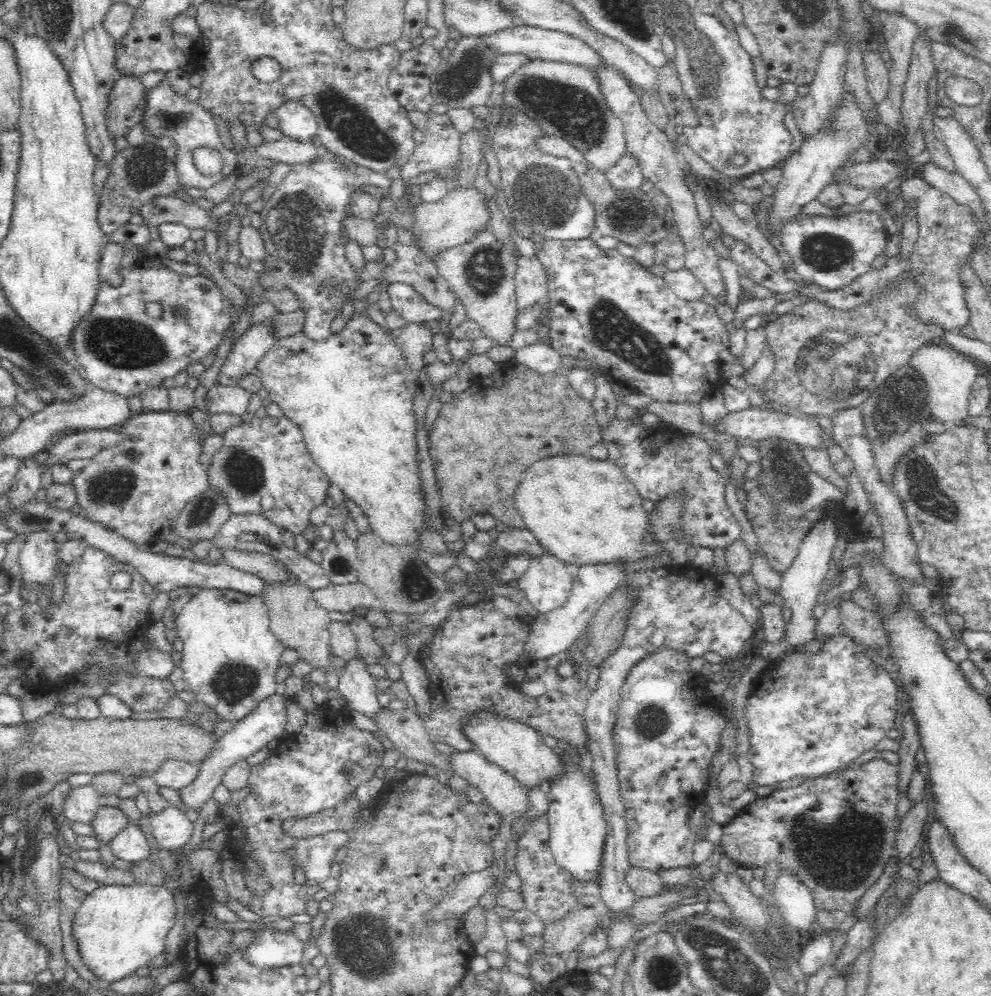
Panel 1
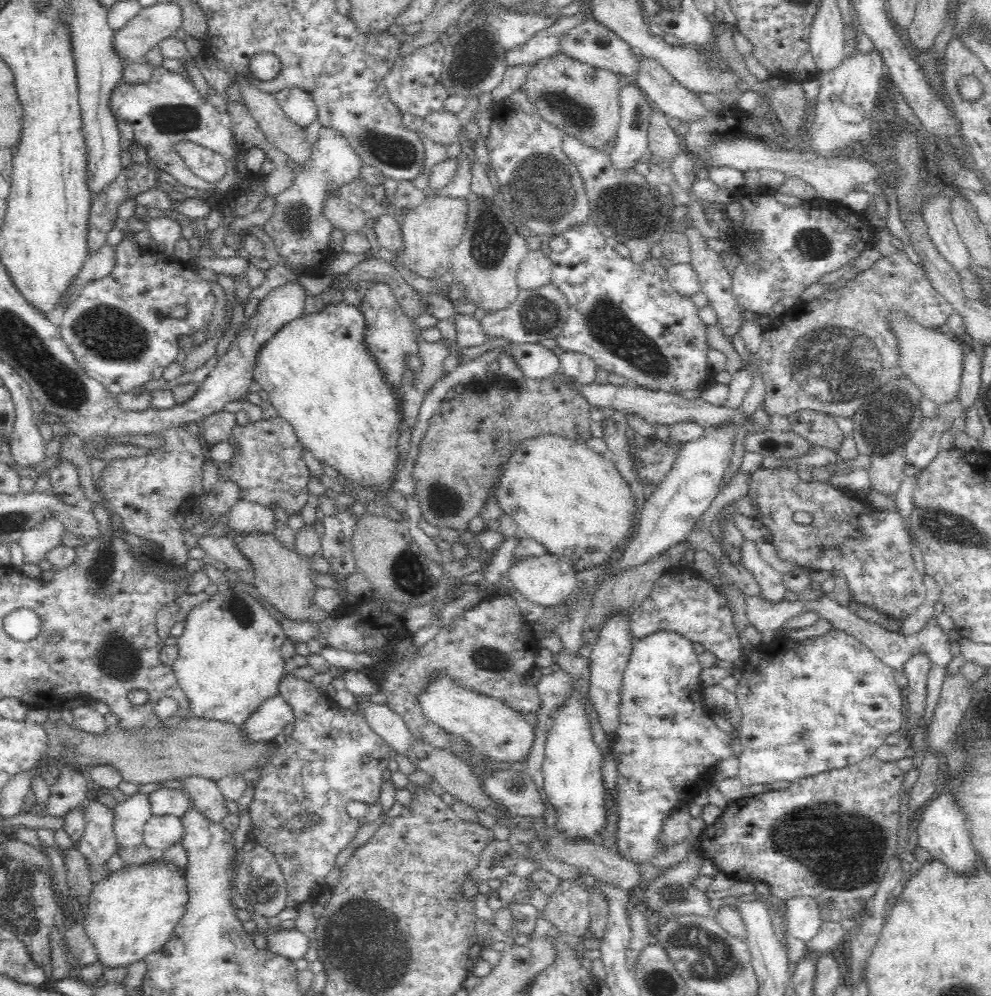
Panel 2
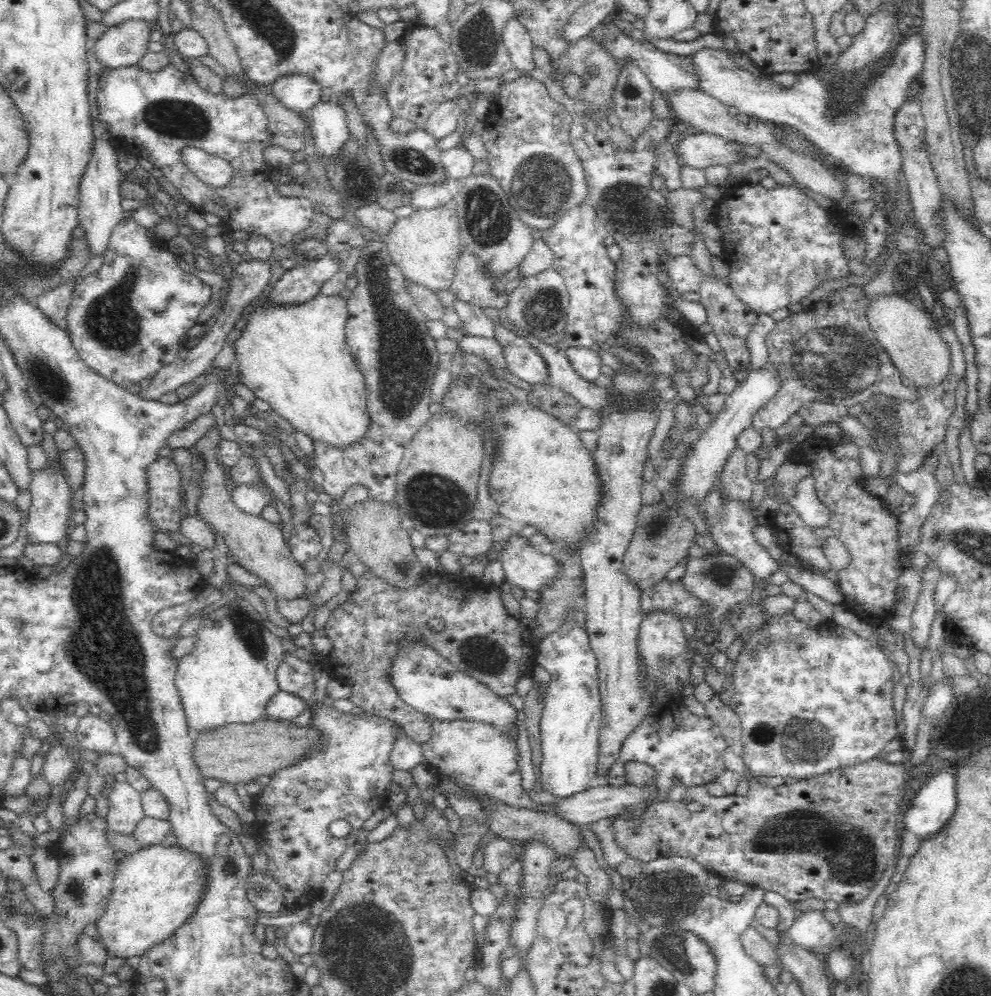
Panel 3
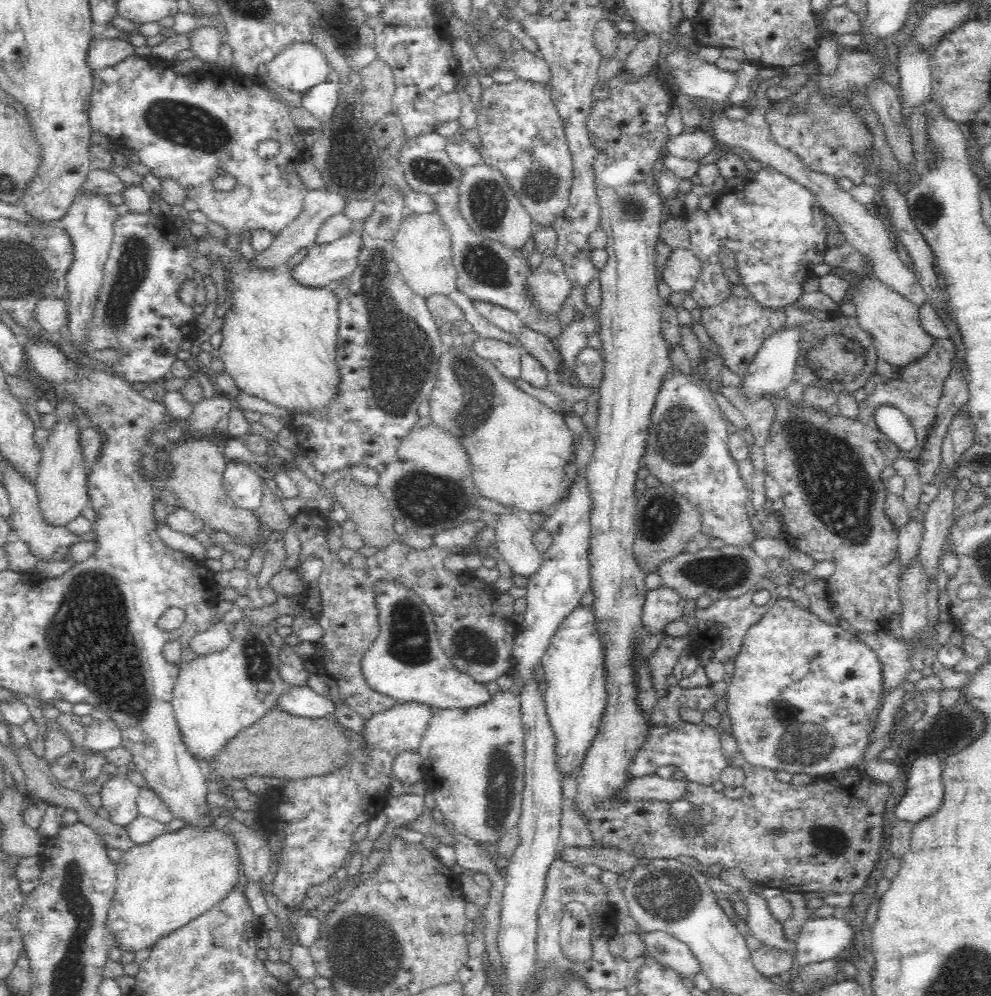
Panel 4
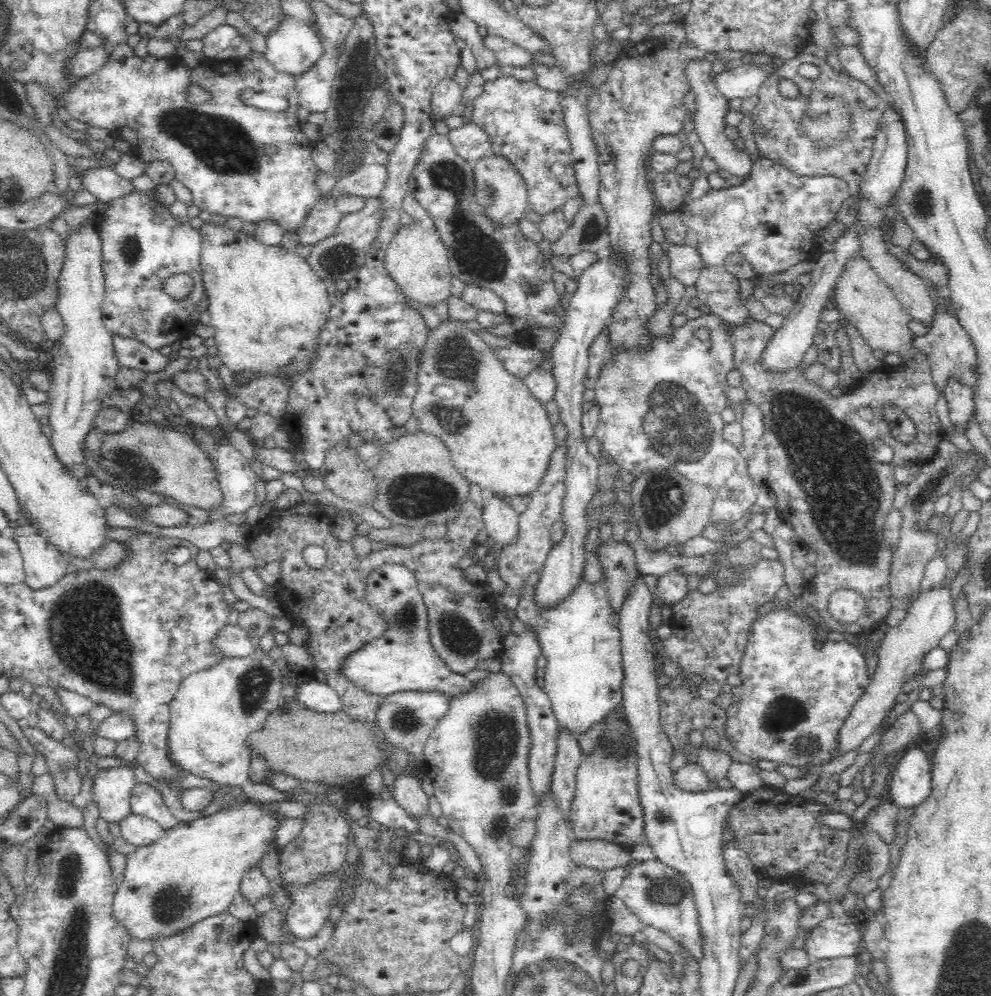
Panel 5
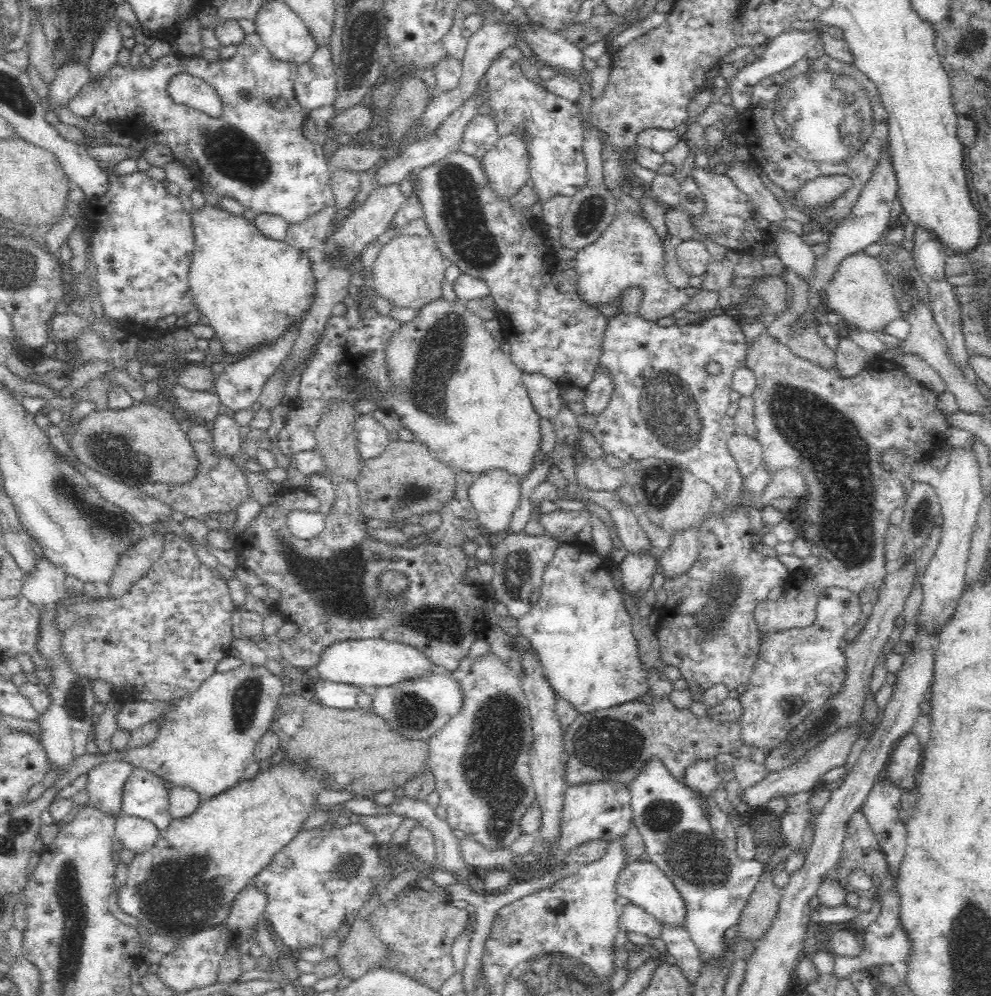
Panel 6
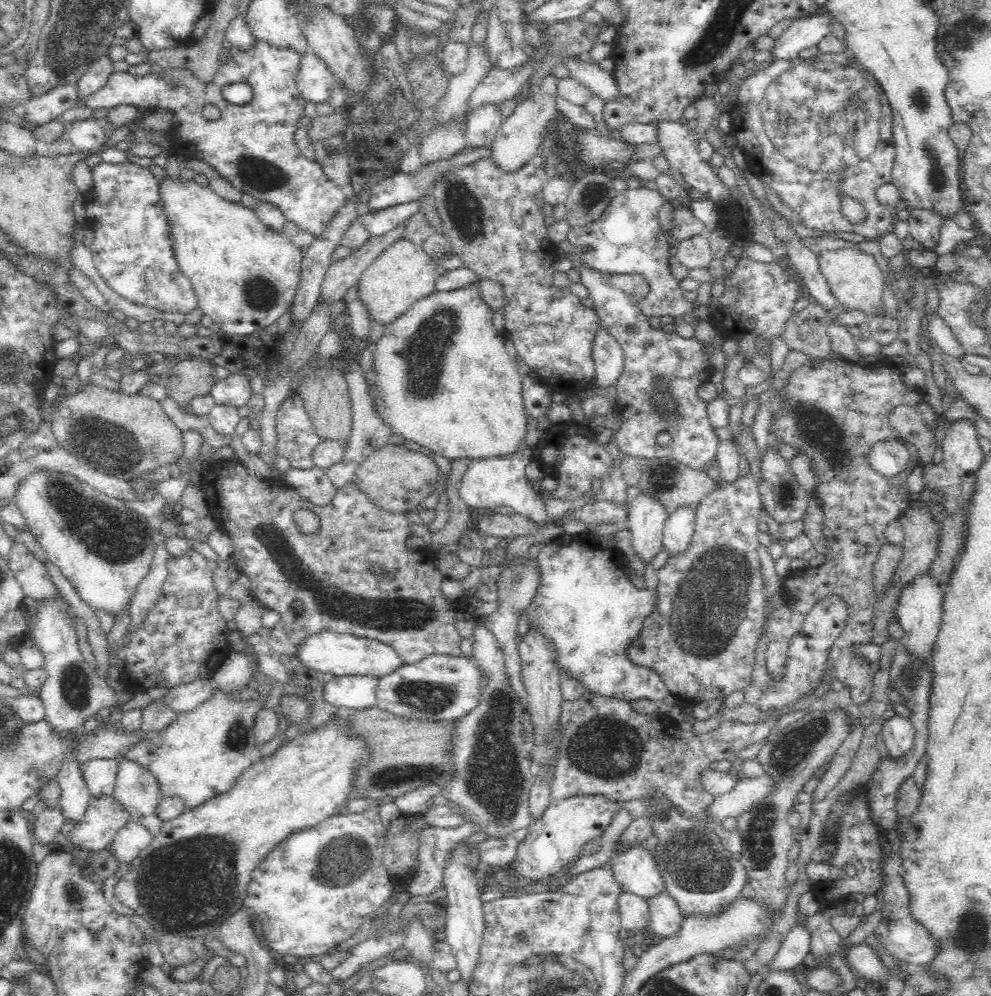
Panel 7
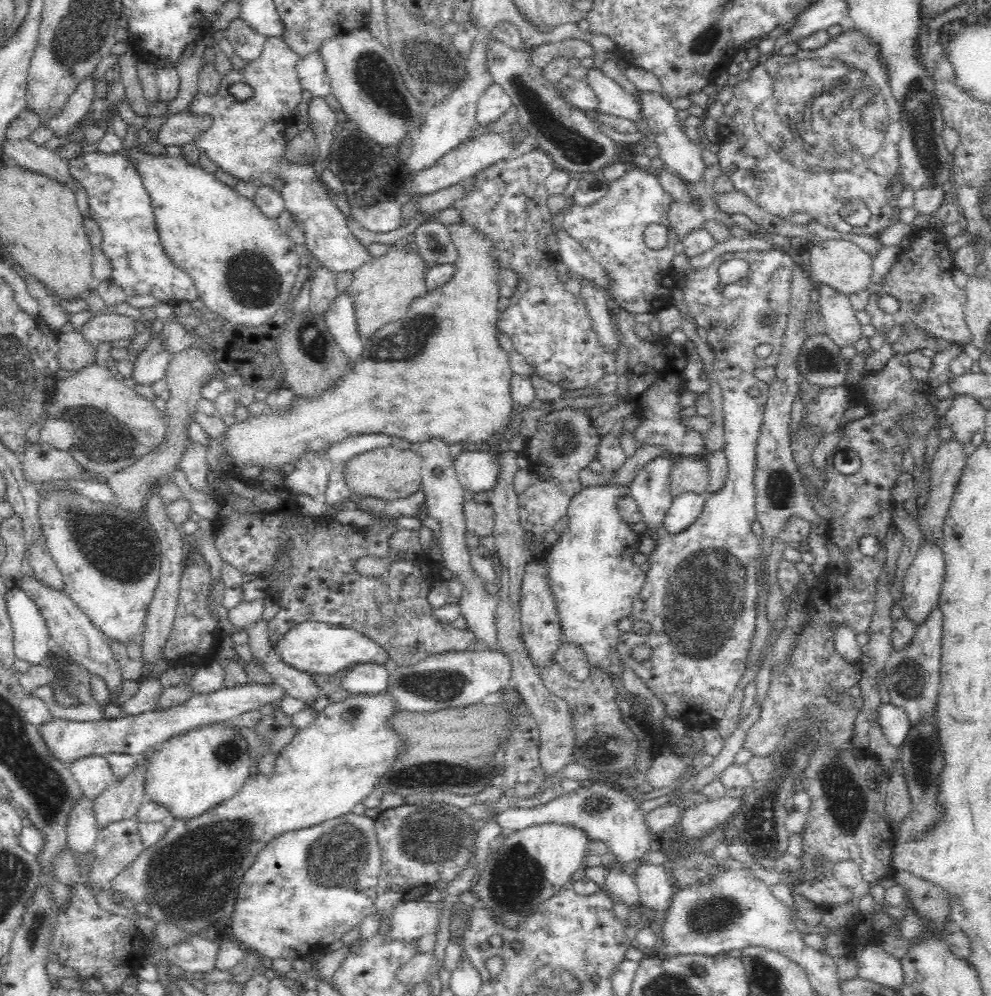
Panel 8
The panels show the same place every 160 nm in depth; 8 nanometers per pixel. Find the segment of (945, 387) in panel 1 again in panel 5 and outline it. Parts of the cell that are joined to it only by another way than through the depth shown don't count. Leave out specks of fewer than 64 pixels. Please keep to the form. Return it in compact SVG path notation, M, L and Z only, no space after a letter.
M859 252L851 254L842 269L832 299L842 320L856 326L871 350L882 350L882 352L892 355L908 354L912 340L918 337L912 333L912 329L908 325L913 319L910 313L894 296L892 290L874 275L871 266Z

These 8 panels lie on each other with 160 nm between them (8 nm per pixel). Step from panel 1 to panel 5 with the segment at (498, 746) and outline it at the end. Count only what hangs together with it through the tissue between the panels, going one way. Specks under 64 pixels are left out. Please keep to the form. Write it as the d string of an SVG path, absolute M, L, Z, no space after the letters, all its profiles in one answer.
M384 564L365 578L366 598L371 606L388 608L390 626L358 653L345 661L342 673L371 696L388 697L400 692L440 693L446 698L466 695L475 684L453 672L437 654L431 642L429 610L411 570L398 564Z

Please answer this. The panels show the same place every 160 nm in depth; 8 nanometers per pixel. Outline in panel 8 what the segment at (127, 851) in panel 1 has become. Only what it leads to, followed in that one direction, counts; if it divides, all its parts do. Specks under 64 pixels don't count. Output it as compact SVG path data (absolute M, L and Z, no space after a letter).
M88 756L70 766L80 790L92 800L116 780L109 761L102 756Z

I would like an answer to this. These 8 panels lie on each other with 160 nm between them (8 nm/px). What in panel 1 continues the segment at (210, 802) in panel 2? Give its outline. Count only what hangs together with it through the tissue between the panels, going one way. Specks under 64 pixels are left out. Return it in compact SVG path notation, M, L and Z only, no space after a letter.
M170 758L160 764L160 768L151 776L160 788L173 788L178 791L180 788L188 786L199 772L197 764L175 760Z

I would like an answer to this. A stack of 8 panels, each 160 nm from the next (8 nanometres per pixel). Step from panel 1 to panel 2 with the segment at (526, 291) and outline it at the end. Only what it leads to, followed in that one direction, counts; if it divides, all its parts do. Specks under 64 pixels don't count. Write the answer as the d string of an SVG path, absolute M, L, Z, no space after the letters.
M540 249L529 250L518 269L516 281L520 290L537 290L550 285L552 264Z

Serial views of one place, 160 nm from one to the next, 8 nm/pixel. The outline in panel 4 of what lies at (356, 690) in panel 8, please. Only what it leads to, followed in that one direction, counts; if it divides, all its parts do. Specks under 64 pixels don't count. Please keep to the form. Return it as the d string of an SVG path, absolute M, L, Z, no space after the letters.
M291 687L278 698L277 707L292 716L304 718L325 717L335 712L332 700L320 696L312 688Z

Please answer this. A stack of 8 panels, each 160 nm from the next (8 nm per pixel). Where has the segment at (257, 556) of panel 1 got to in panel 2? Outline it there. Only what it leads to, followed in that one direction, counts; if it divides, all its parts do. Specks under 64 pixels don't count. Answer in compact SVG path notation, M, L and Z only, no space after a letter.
M232 534L220 537L216 535L198 537L197 546L204 550L208 560L224 562L228 570L234 570L236 576L243 582L252 584L254 569L252 569L250 559L238 549L238 545L232 540Z

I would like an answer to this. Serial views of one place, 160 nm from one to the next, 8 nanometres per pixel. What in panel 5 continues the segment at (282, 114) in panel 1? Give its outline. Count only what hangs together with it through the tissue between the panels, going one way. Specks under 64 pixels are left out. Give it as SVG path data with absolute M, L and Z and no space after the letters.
M284 16L282 26L266 38L265 59L282 74L297 78L324 56L317 32L296 17Z

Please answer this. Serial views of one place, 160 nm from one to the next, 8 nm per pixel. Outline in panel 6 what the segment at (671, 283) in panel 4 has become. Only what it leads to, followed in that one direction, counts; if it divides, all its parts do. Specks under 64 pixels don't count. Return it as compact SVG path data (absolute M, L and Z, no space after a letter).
M696 239L676 242L676 260L687 276L704 275L711 261L704 243Z

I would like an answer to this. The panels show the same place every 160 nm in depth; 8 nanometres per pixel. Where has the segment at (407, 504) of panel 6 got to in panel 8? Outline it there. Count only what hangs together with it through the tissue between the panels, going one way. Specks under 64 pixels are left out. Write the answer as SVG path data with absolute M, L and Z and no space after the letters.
M391 444L376 447L354 456L346 462L346 482L352 493L370 496L378 500L392 502L408 498L422 488L422 466L424 459L411 449L399 449Z

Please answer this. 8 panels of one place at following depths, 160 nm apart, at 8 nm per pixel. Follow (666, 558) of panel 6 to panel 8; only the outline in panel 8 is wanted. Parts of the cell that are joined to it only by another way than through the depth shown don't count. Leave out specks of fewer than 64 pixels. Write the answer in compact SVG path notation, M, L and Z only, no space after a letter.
M684 492L684 494L676 496L664 518L663 529L667 534L672 535L684 532L690 524L696 522L704 505L704 494Z

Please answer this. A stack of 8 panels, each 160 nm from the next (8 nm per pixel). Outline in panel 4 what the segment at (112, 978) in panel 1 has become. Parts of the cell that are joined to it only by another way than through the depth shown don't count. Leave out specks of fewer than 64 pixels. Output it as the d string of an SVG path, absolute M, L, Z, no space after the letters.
M185 826L180 828L178 832L166 832L153 838L150 842L134 845L130 850L123 851L122 858L117 863L117 888L116 894L111 903L108 916L105 922L105 927L111 936L114 937L115 946L120 950L126 950L128 952L138 952L138 950L144 950L149 948L151 944L154 944L158 939L164 936L168 936L171 932L186 926L193 918L196 918L199 914L210 910L214 904L218 904L227 893L227 890L236 882L238 878L238 872L241 862L238 859L238 852L233 841L233 838L229 836L229 833L224 830L218 830L215 827L210 830L197 830L197 828L191 828L191 826Z

